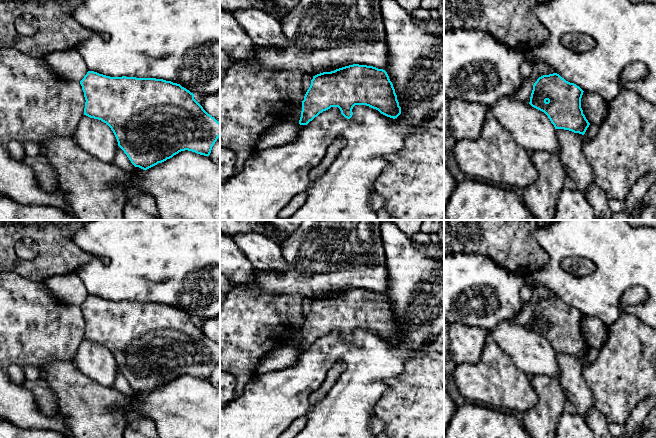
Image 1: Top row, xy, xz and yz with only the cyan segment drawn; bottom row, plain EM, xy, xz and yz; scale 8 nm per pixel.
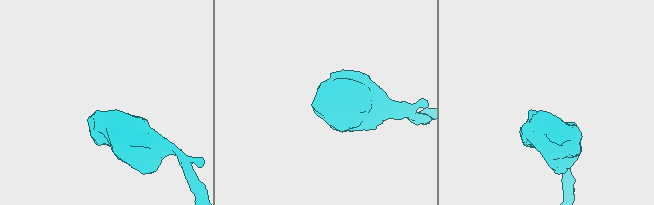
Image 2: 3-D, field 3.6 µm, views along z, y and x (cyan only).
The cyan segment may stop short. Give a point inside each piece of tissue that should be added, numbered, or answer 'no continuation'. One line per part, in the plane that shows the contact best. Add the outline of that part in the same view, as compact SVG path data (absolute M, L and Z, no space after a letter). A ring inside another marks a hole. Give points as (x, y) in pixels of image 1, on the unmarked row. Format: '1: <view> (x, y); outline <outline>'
no continuation

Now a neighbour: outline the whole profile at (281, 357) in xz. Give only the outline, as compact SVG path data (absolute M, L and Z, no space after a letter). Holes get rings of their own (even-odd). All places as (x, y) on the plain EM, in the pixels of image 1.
M291 345L276 347L259 361L257 366L257 374L265 374L292 366L297 362L299 353L299 347Z

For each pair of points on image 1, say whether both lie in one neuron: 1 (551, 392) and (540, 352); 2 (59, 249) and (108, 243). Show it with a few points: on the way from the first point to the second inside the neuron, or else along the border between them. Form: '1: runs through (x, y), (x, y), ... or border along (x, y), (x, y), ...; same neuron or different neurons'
1: border along (529, 376), (549, 375), (558, 379); different neurons
2: border along (73, 232), (73, 241), (90, 256), (77, 270); different neurons

